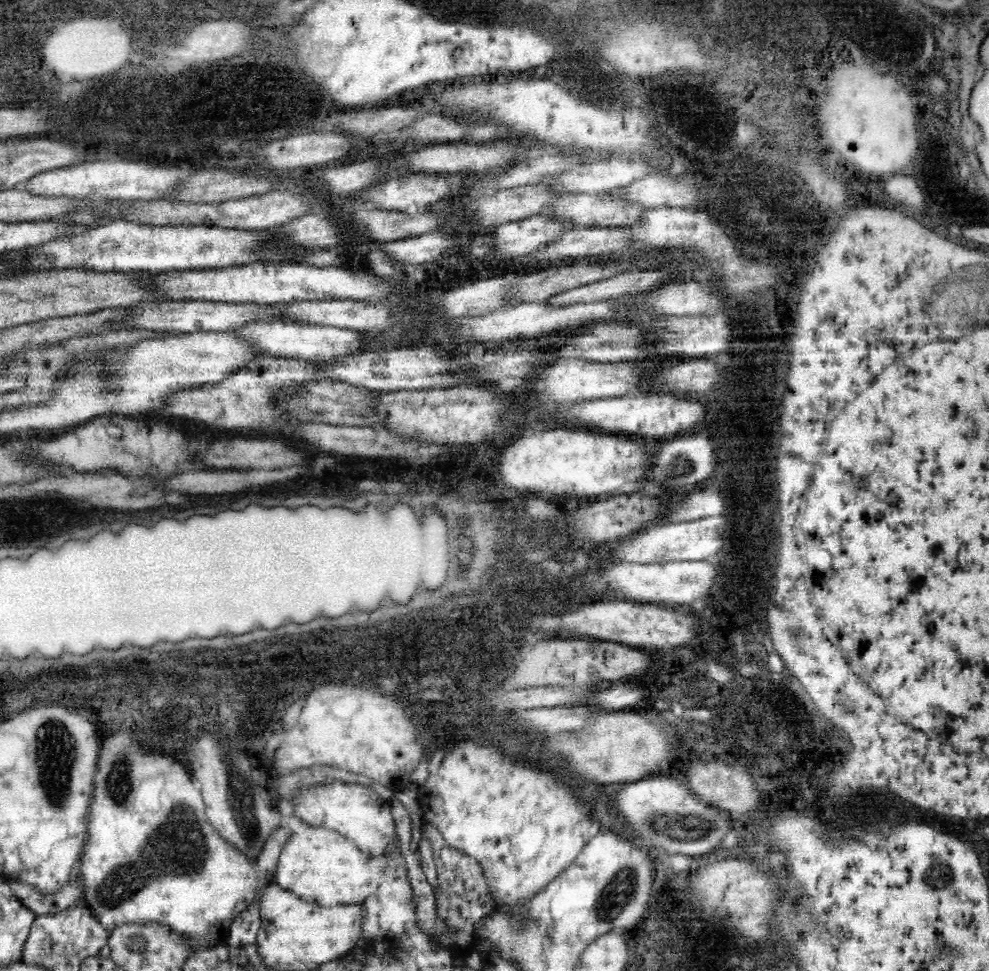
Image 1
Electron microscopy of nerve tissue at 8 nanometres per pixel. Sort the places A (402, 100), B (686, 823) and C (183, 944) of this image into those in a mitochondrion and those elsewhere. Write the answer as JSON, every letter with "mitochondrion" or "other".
{"A":"other","B":"mitochondrion","C":"other"}

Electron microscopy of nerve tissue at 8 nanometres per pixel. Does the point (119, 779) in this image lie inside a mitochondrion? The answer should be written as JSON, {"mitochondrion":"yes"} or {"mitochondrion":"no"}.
{"mitochondrion":"yes"}

